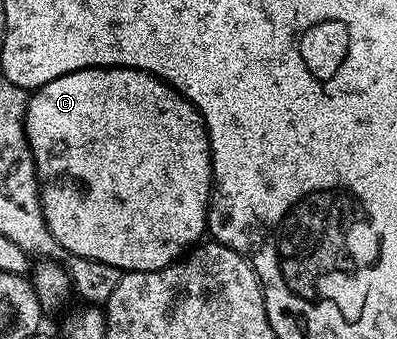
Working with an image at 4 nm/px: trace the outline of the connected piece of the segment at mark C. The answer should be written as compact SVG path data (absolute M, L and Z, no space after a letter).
M89 67L73 71L64 77L56 77L56 81L48 81L48 85L37 88L29 96L26 104L26 139L30 142L30 152L38 170L42 215L46 218L52 237L67 253L118 267L124 273L159 271L160 268L169 267L171 263L181 260L203 238L201 235L207 234L206 214L210 208L214 174L206 126L200 112L158 76L138 71L134 67Z

